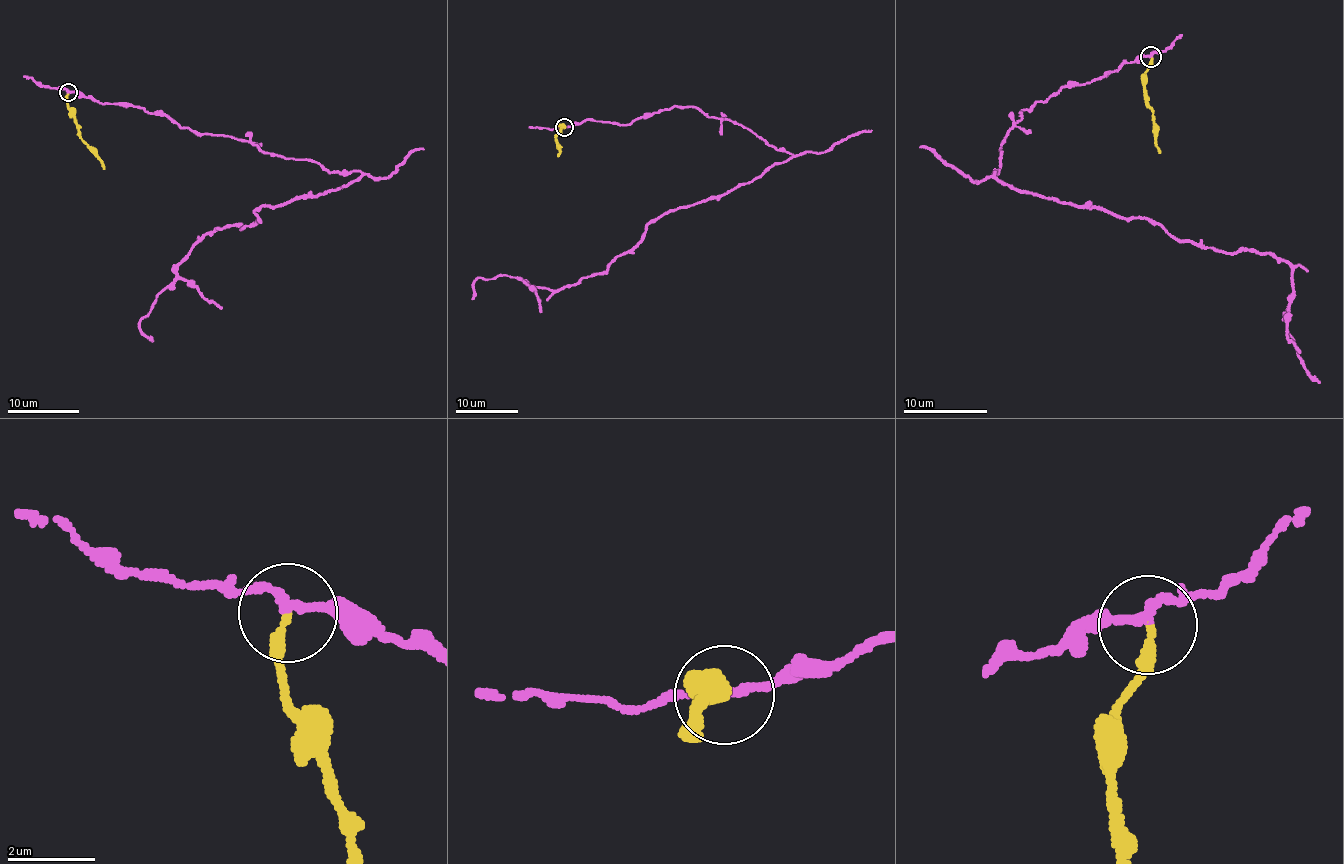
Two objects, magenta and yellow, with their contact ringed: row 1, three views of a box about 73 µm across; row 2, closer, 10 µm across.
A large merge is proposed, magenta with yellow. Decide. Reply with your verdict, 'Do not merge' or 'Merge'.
Do not merge

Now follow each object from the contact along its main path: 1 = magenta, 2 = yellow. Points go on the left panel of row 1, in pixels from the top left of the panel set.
1: (68, 92), (361, 173), (316, 196), (259, 206), (260, 220), (242, 229), (207, 232), (140, 321), (151, 342)
2: (68, 92), (70, 116), (75, 119), (80, 138), (105, 169)

